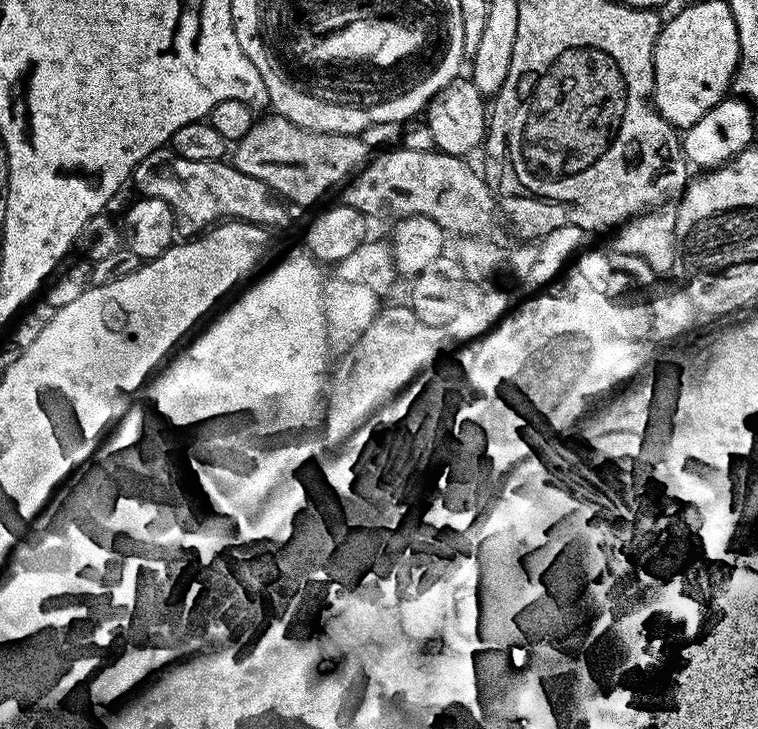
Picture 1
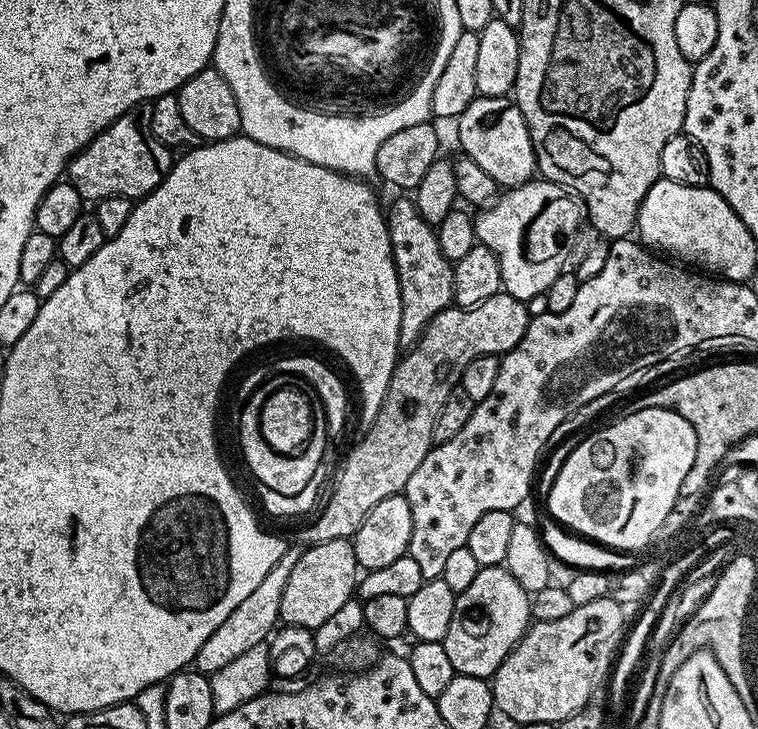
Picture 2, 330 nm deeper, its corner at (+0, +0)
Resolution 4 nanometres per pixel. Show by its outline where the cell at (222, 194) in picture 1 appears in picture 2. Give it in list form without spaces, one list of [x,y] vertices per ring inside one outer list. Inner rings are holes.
[[[133,110],[101,130],[100,135],[69,162],[66,176],[86,202],[111,196],[125,196],[135,202],[142,196],[149,196],[164,181],[173,163],[173,149],[154,138],[150,111]]]

